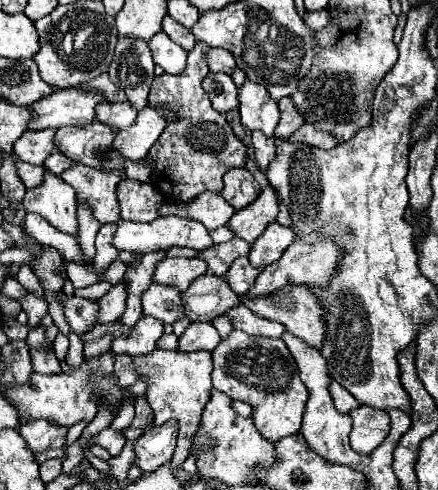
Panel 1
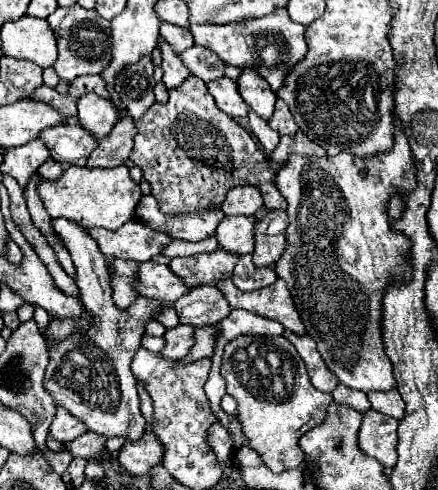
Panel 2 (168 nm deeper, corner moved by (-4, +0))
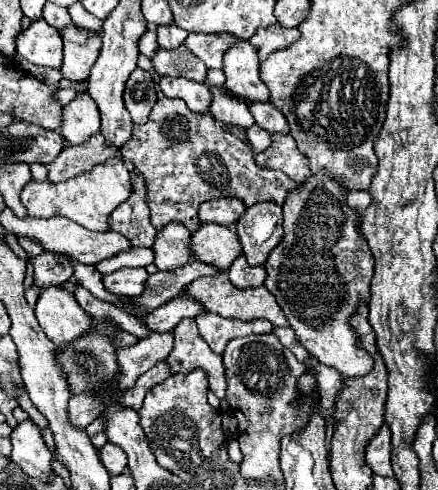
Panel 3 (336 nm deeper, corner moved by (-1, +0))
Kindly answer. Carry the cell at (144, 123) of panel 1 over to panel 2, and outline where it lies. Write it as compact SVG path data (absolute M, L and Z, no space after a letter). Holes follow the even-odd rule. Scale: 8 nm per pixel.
M131 115L123 117L113 131L99 141L99 145L93 149L87 167L117 167L123 165L131 151L133 151L133 139L135 139L135 121Z

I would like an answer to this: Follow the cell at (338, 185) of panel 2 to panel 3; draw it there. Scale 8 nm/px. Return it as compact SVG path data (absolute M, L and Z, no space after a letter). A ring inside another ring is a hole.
M322 171L312 175L298 191L292 191L284 203L284 239L270 253L266 261L268 279L264 287L276 297L280 309L284 311L290 327L296 333L296 339L326 367L334 367L342 377L362 377L372 369L372 357L358 349L358 337L352 333L348 319L354 315L358 301L370 299L370 279L374 271L374 257L364 241L358 223L356 211L344 203L346 189L340 183L328 179Z

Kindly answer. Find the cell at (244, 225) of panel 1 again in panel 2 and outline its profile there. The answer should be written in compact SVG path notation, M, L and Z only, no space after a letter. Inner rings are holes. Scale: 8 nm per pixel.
M253 215L253 217L225 217L217 227L219 245L231 253L239 253L239 255L251 253L257 221L259 221L257 215Z

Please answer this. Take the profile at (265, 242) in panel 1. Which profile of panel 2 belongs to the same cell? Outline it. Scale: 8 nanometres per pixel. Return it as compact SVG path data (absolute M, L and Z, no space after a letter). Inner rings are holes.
M267 213L259 219L255 227L255 251L253 251L255 267L275 265L287 247L283 231L277 231L277 233L269 231L269 225L273 219L275 219L275 213Z

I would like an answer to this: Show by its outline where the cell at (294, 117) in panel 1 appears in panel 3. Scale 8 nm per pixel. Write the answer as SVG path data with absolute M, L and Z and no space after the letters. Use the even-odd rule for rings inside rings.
M250 103L248 109L250 109L256 125L264 127L268 133L286 135L290 131L284 115L280 111L276 111L276 107L272 107L272 103Z

